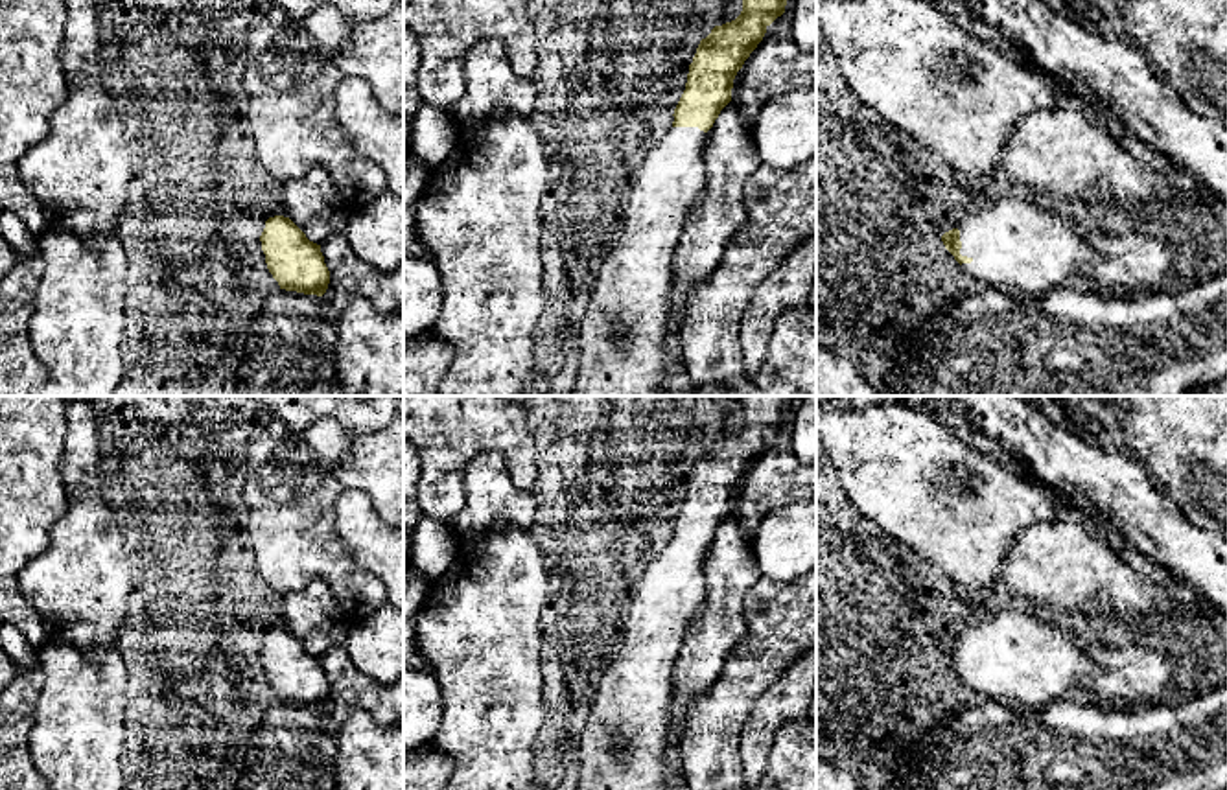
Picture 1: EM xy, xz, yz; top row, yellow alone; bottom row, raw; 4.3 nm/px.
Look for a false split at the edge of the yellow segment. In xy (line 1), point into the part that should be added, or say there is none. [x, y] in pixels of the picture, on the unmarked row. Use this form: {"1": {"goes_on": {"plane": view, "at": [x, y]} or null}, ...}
{"1": {"goes_on": null}}

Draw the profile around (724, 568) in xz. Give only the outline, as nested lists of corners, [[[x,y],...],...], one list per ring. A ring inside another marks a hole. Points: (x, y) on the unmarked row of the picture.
[[[741,482],[733,492],[731,514],[720,523],[713,540],[704,545],[698,540],[672,540],[669,551],[685,558],[676,565],[676,575],[687,582],[698,582],[706,591],[700,617],[689,626],[682,652],[672,670],[672,698],[669,705],[669,744],[676,744],[682,727],[689,718],[689,707],[722,672],[724,663],[735,643],[746,632],[744,595],[763,576],[754,558],[754,547],[746,541],[742,523],[737,516],[737,495]]]

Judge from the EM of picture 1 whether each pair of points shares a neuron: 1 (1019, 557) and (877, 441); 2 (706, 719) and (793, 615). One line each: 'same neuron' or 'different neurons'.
1: different neurons
2: same neuron

